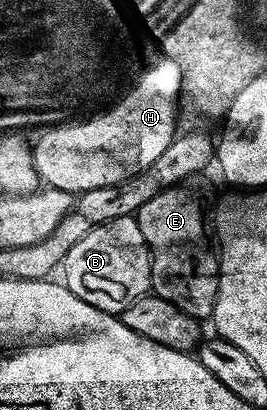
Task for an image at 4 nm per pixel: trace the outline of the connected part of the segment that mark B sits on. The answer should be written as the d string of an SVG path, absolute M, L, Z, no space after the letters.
M113 215L110 221L90 229L90 233L66 253L63 271L62 282L74 297L82 297L82 301L111 315L119 316L121 311L134 305L138 297L149 294L152 291L152 253L146 237L142 237L136 216Z

